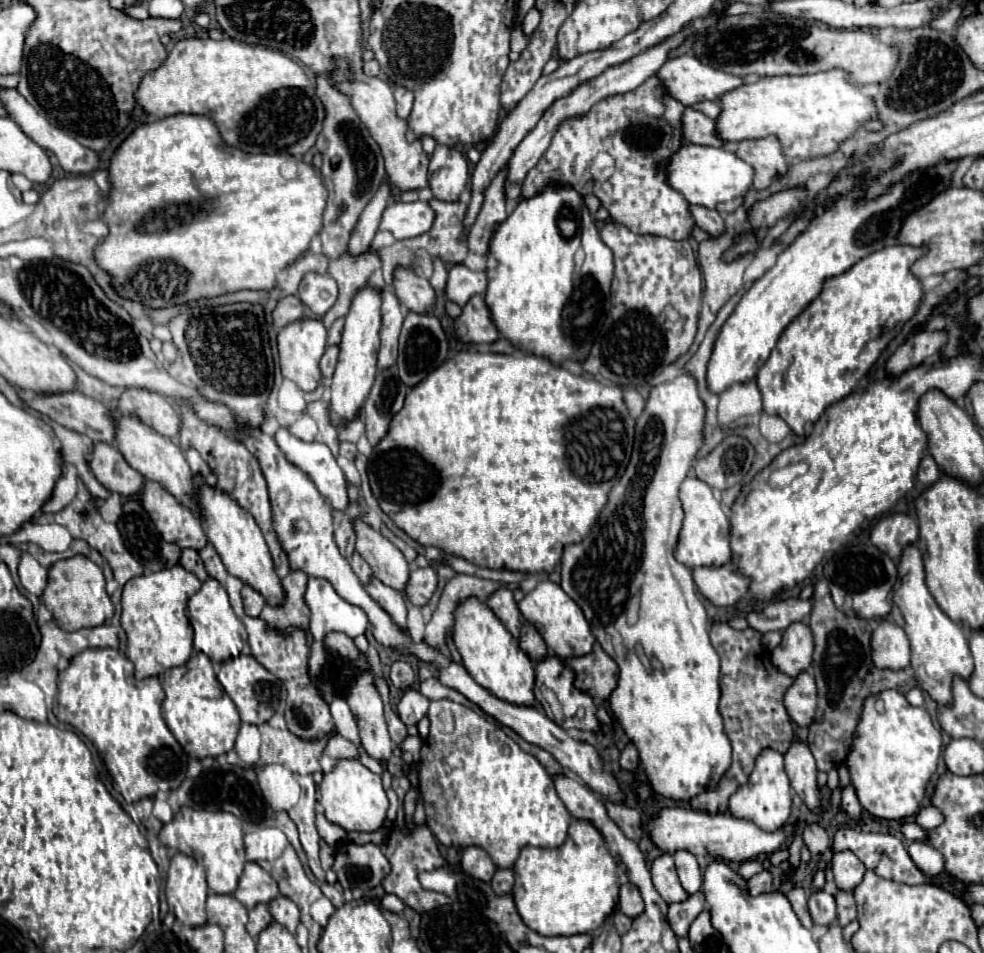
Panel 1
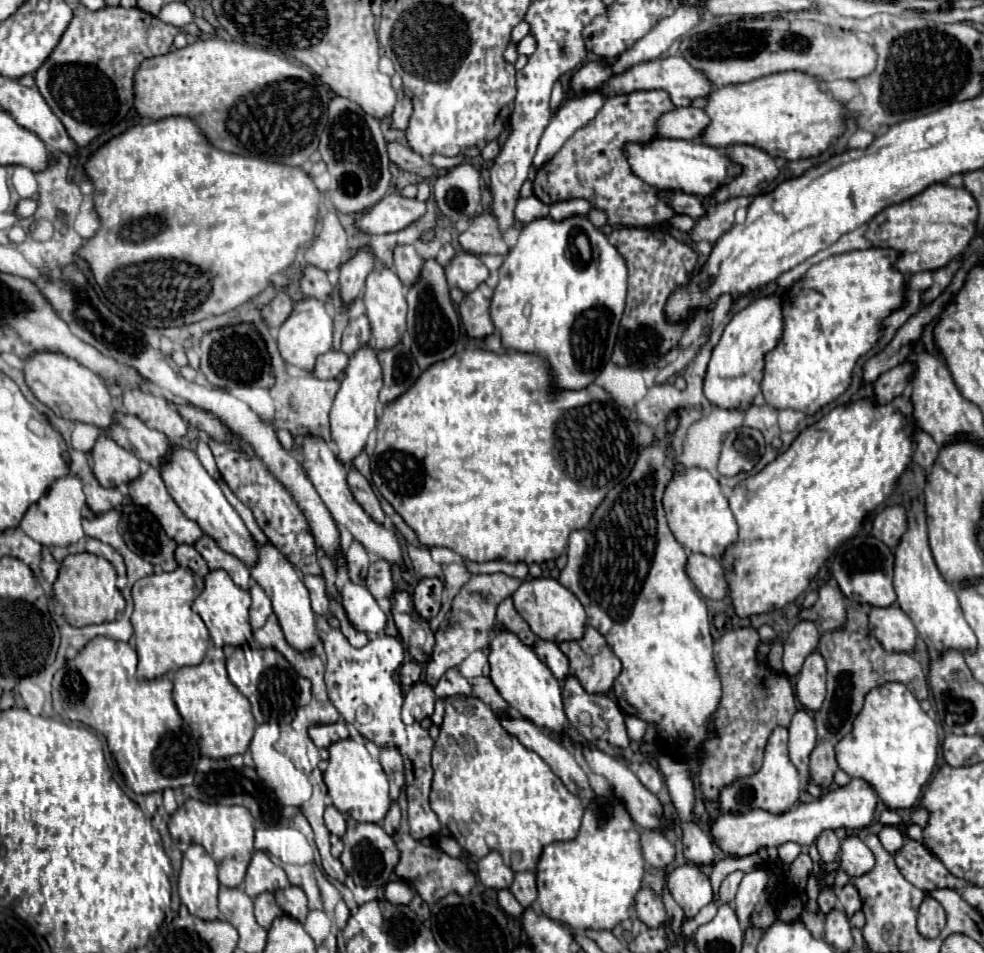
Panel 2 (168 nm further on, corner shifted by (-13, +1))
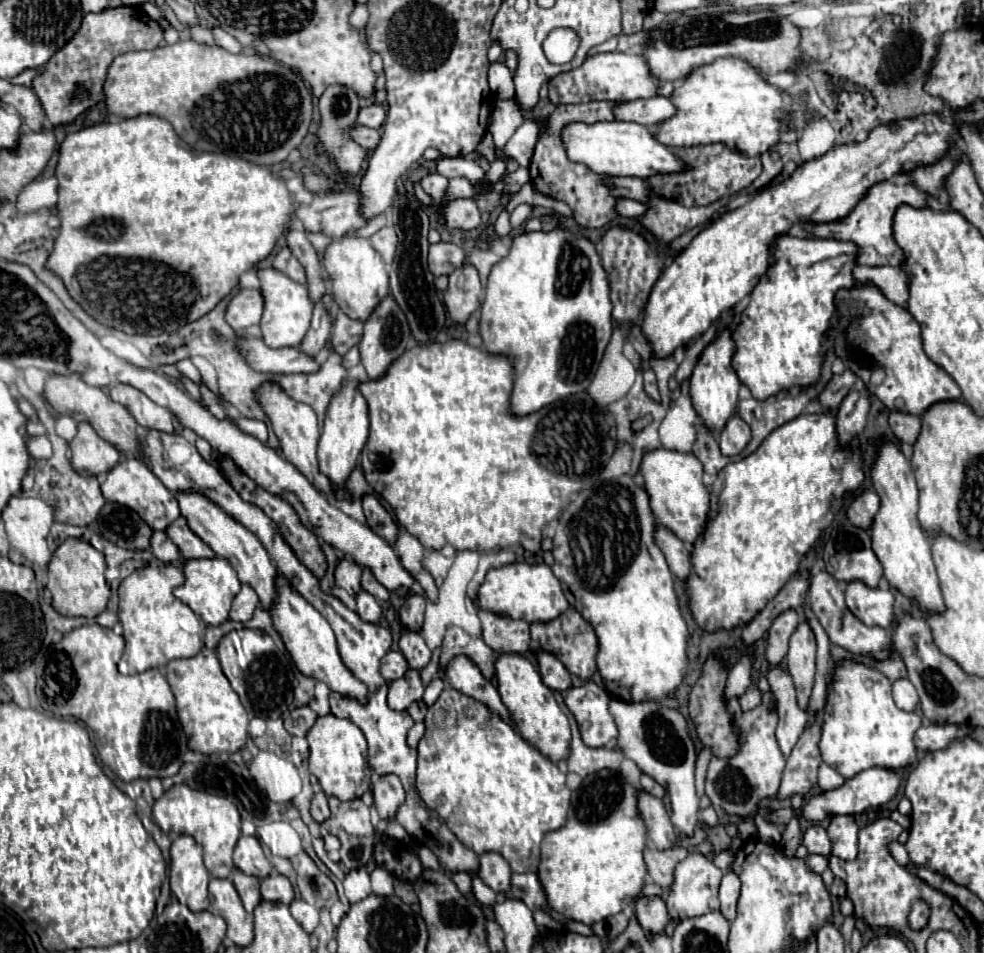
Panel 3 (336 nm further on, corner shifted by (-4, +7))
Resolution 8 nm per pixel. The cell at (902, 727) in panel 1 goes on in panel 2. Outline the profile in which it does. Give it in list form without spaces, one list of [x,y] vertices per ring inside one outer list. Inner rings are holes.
[[[888,682],[868,692],[852,734],[836,744],[836,760],[850,778],[868,780],[886,808],[908,810],[914,808],[924,784],[936,772],[938,750],[940,736],[934,718],[920,708],[920,702],[904,684]]]

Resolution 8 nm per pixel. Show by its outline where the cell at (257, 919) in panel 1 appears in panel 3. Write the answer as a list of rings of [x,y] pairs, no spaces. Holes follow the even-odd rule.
[[[235,870],[233,874],[233,884],[241,896],[241,902],[247,912],[253,912],[255,906],[261,902],[261,892],[259,892],[259,880],[255,876],[247,876],[241,870]]]

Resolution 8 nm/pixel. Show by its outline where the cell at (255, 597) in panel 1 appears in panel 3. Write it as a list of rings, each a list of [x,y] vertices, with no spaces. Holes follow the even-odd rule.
[[[247,584],[241,586],[239,594],[235,596],[233,600],[233,606],[231,606],[231,614],[229,618],[235,620],[235,622],[247,622],[251,616],[253,616],[253,610],[259,606],[259,598],[255,594],[255,590]]]

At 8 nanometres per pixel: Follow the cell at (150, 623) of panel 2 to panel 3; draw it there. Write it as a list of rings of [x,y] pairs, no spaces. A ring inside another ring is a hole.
[[[167,564],[157,568],[139,568],[119,586],[119,620],[123,626],[125,652],[119,660],[121,674],[139,674],[149,668],[165,666],[175,658],[191,658],[201,648],[203,624],[193,610],[173,596],[173,590],[185,580],[181,568]]]

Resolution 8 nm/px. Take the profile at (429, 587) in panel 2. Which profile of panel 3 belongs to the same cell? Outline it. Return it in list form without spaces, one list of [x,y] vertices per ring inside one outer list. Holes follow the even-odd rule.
[[[413,594],[407,598],[405,606],[399,610],[399,618],[403,628],[419,632],[425,618],[425,598],[421,594]]]

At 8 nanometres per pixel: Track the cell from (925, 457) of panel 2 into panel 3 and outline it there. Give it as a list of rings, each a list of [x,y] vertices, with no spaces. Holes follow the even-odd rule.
[[[895,410],[895,412],[889,414],[889,426],[901,442],[915,444],[917,436],[919,436],[919,430],[921,430],[921,420],[919,420],[919,416]]]

